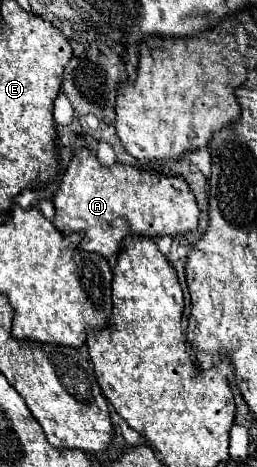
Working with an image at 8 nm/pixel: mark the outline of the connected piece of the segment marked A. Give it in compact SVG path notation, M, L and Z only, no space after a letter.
M75 148L73 158L63 174L63 180L59 184L59 190L53 196L55 204L55 218L53 224L61 234L71 234L71 232L85 232L85 238L81 240L81 250L87 252L97 252L103 258L111 258L121 250L121 240L129 234L137 236L177 236L185 234L197 228L199 220L199 208L195 202L195 196L189 188L189 184L181 176L165 176L159 172L149 172L149 170L139 170L135 166L125 166L121 162L115 162L113 166L103 166L99 158L89 152L87 148Z

